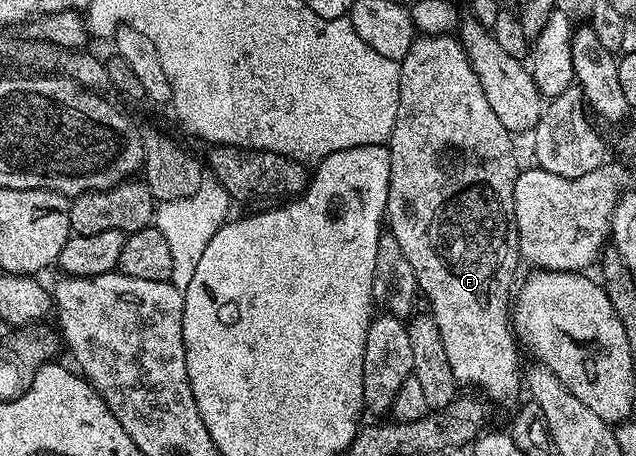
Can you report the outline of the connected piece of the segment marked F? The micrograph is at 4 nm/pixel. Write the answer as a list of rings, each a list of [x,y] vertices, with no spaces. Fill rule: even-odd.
[[[423,34],[415,37],[408,56],[404,56],[400,63],[400,108],[396,108],[396,124],[392,128],[392,136],[388,143],[390,152],[390,187],[386,201],[388,230],[400,244],[404,252],[404,260],[412,264],[412,272],[418,281],[419,291],[430,301],[428,310],[440,330],[445,355],[448,356],[457,385],[481,392],[491,403],[506,402],[509,398],[516,397],[518,393],[522,394],[524,390],[523,371],[520,368],[518,370],[519,345],[512,331],[511,318],[514,273],[517,272],[518,266],[520,267],[518,229],[514,219],[514,182],[518,179],[520,165],[518,166],[518,158],[514,155],[513,141],[515,142],[515,139],[510,131],[504,128],[504,124],[500,124],[496,112],[492,112],[488,104],[488,96],[484,96],[484,88],[480,88],[480,80],[474,69],[470,67],[470,61],[461,41],[454,34]]]

